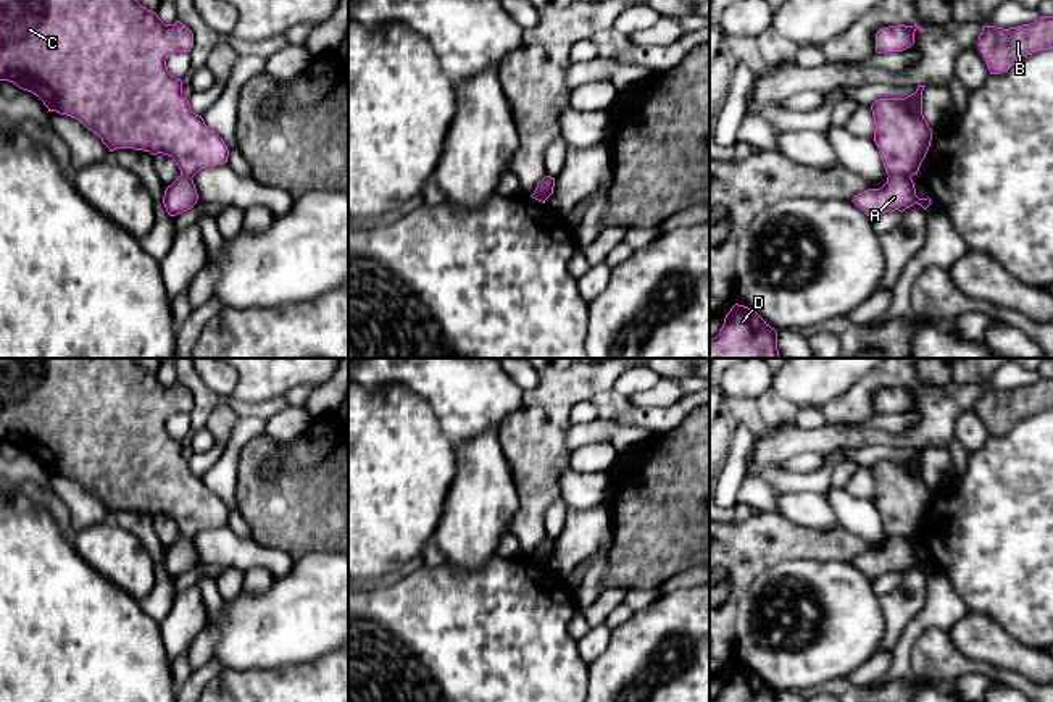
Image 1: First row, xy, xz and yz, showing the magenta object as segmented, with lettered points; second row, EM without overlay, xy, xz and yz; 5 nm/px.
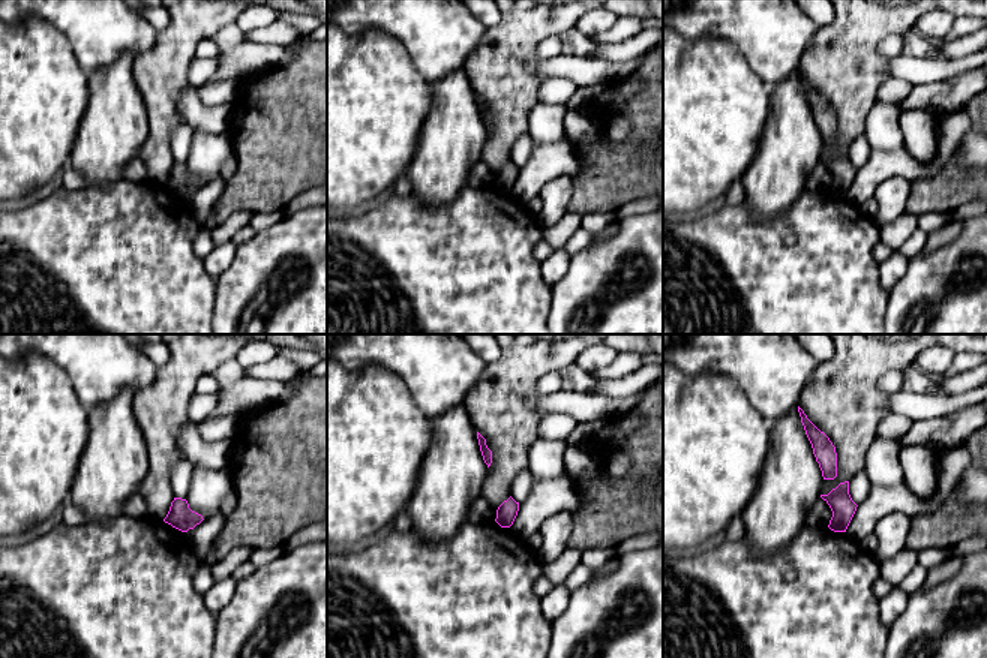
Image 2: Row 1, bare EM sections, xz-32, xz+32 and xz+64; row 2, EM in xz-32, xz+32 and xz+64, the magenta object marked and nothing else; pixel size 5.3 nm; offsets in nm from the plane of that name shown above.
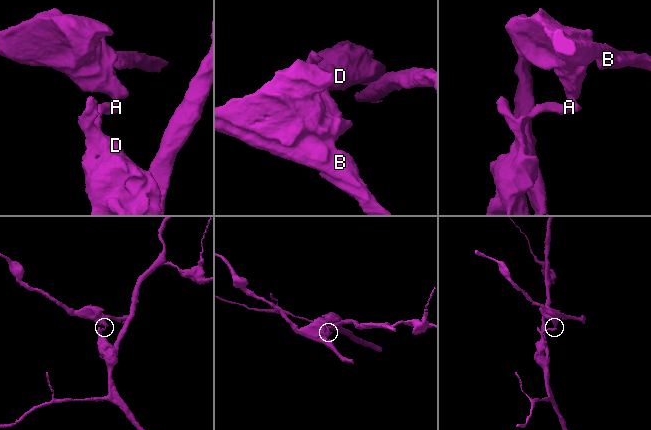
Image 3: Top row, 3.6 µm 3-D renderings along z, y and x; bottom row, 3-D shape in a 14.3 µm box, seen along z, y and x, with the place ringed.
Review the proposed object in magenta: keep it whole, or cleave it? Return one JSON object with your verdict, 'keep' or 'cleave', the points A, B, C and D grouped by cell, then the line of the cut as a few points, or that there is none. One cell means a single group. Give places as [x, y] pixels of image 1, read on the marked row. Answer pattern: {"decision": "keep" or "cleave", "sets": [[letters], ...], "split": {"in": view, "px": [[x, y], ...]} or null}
{"decision": "cleave", "sets": [["A", "D"], ["B", "C"]], "split": {"in": "yz", "px": [[889, 175], [910, 176]]}}

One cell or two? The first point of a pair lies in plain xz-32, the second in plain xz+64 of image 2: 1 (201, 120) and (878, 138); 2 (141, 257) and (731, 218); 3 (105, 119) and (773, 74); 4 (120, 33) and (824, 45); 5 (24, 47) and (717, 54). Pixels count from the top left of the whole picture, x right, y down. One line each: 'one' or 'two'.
1: one
2: one
3: two
4: two
5: one

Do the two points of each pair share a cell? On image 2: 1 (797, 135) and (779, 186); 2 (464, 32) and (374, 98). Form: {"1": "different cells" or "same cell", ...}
{"1": "same cell", "2": "different cells"}

